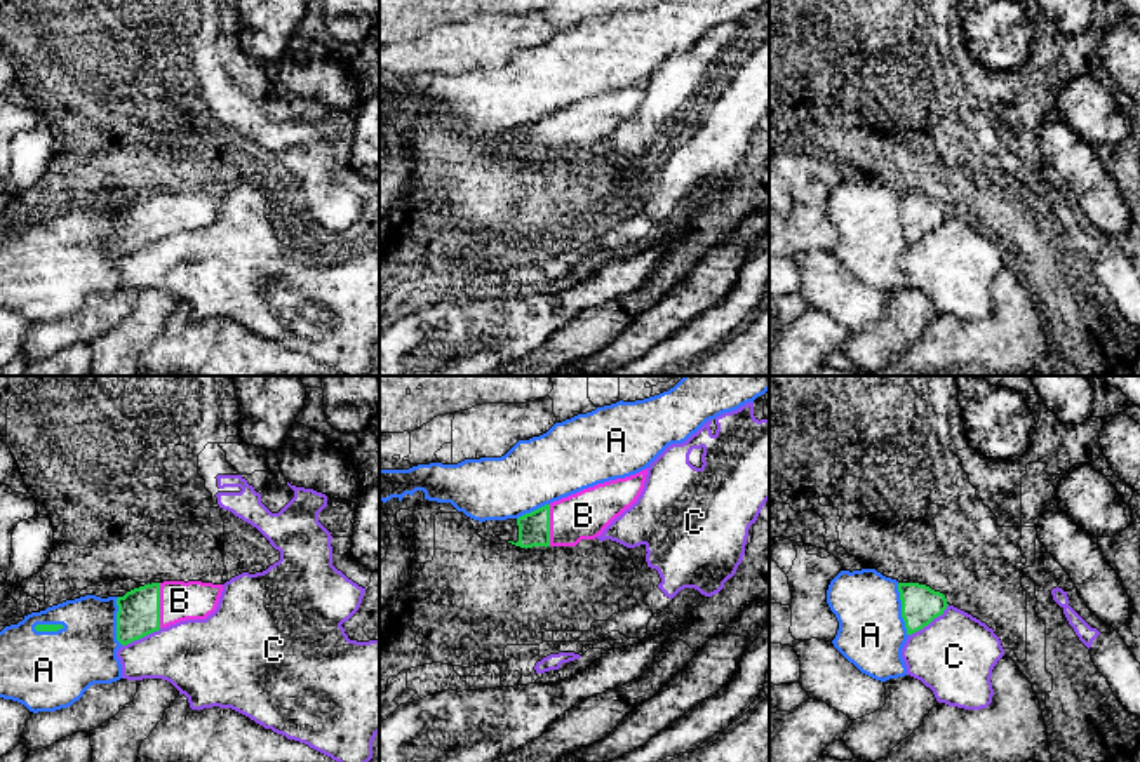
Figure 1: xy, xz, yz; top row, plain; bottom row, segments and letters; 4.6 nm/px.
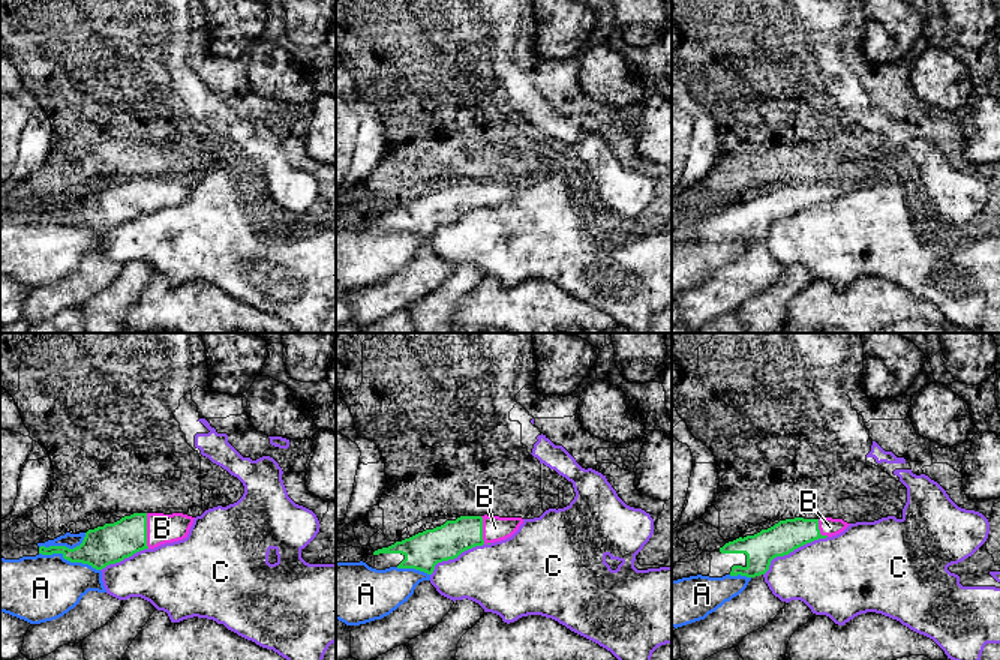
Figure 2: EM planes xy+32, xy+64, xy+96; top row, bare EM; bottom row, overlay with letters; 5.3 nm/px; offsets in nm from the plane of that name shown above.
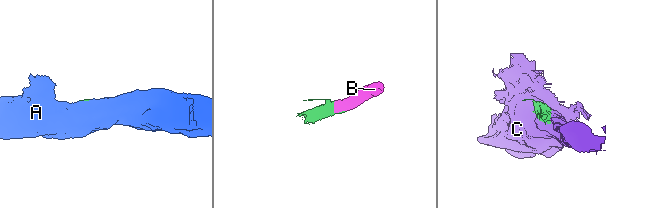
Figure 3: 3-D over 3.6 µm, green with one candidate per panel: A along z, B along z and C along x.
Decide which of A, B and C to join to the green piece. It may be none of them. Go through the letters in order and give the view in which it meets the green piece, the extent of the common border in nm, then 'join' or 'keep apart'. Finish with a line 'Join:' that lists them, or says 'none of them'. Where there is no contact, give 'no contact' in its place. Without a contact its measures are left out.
A: meets green in yz; contact 260 nm long; keep apart
B: meets green in xy; contact 200 nm long; join
C: meets green in yz; contact 240 nm long; keep apart
Join: B

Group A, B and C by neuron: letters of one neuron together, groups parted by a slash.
A / B / C

